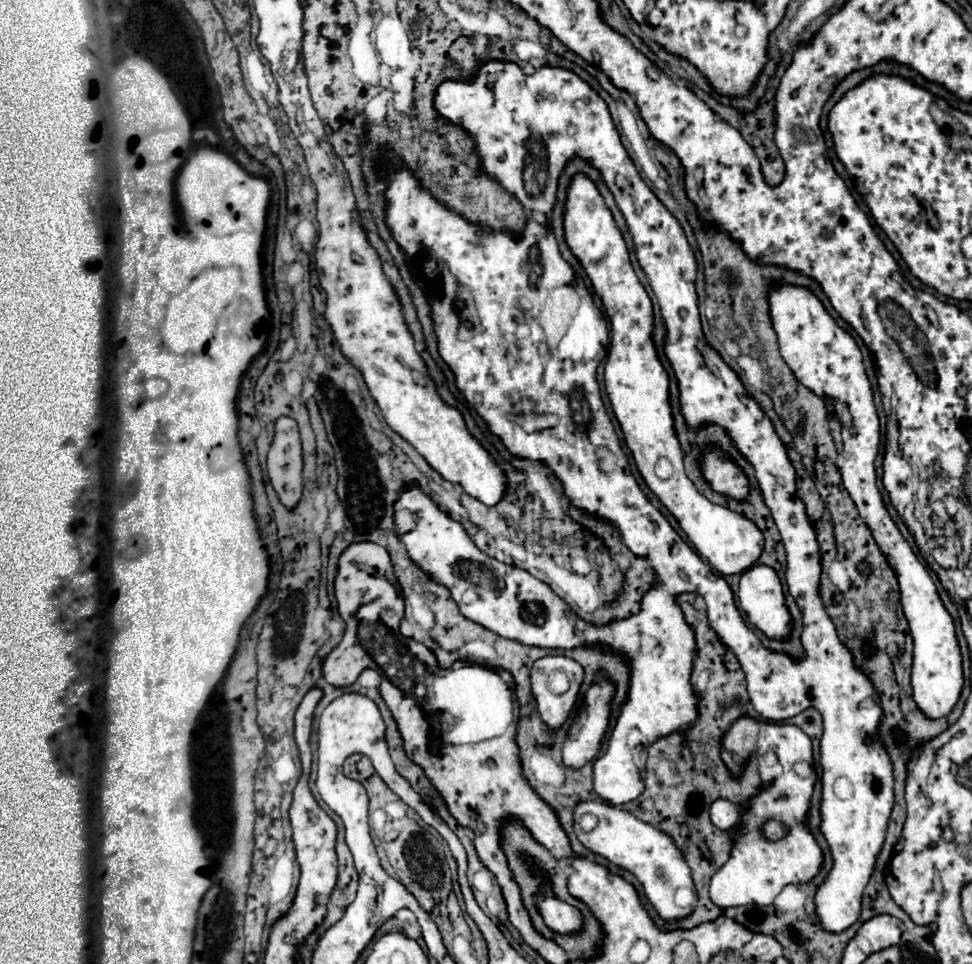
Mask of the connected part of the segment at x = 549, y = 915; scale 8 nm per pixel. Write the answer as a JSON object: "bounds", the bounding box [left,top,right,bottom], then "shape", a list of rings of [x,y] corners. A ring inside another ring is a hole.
{"bounds":[539,883,581,934],"shape":[[[543,883],[541,886],[541,898],[539,899],[539,910],[545,918],[545,924],[559,932],[559,934],[573,934],[581,928],[581,914],[577,908],[557,900],[551,892],[549,886]]]}

